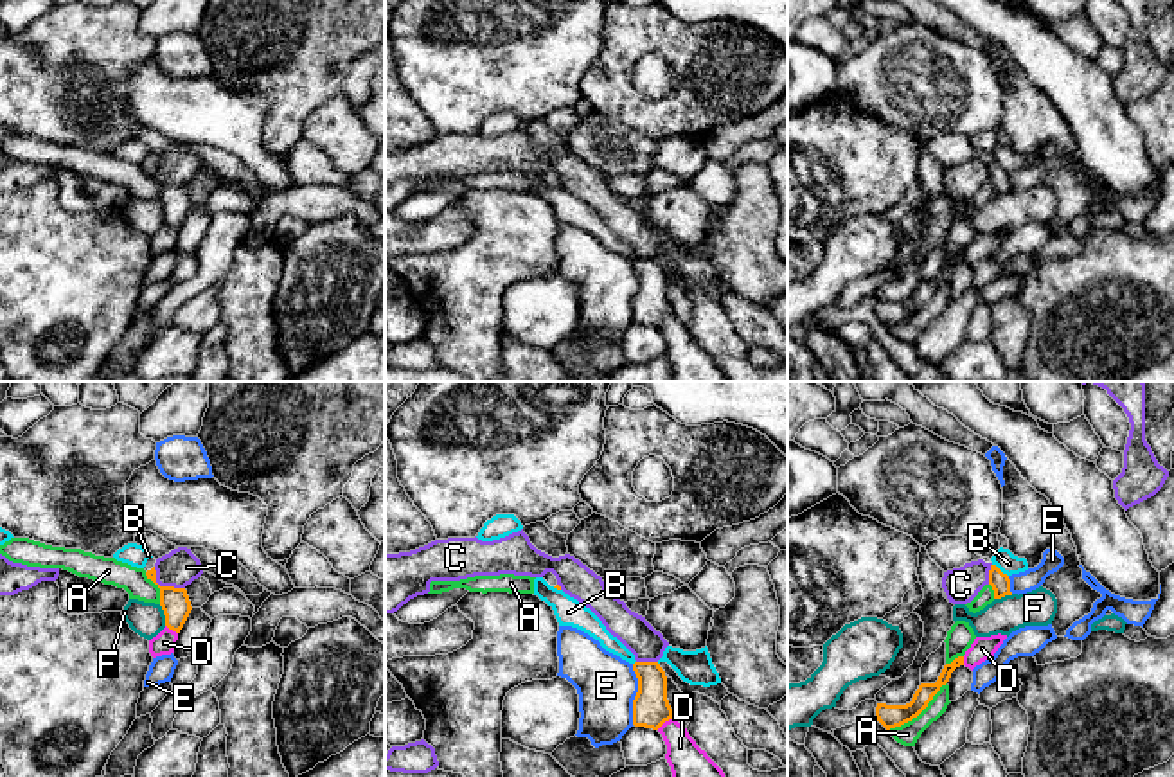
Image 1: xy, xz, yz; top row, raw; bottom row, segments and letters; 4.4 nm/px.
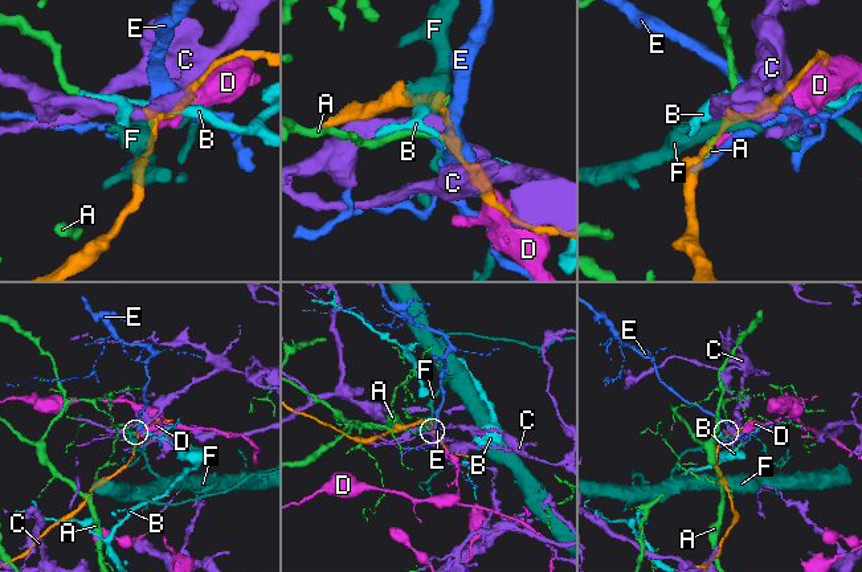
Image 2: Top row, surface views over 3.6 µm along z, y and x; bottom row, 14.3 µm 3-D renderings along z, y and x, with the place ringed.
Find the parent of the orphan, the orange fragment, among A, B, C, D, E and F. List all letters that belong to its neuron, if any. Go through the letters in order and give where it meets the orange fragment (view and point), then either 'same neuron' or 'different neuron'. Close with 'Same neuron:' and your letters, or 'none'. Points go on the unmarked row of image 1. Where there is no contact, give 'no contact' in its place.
A: meets orange in yz at (919, 310); different neuron
B: meets orange in yz at (998, 166); different neuron
C: meets orange in xy at (164, 184); different neuron
D: meets orange in xz at (664, 319); different neuron
E: meets orange in xz at (637, 292); different neuron
F: meets orange in xy at (164, 211); different neuron
Same neuron: none

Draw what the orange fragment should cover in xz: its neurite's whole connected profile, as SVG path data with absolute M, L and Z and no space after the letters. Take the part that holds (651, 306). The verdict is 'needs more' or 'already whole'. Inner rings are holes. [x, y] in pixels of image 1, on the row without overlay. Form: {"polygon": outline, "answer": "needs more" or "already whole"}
{"polygon": "M635 259L633 268L638 275L638 290L633 297L633 322L658 327L672 317L667 297L667 273L658 259Z", "answer": "already whole"}

